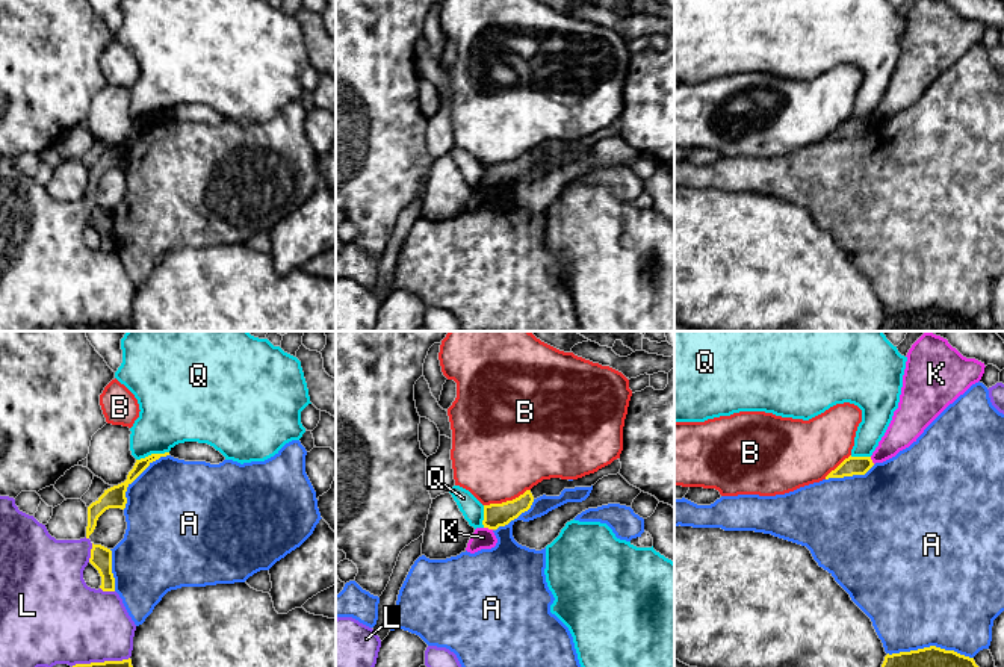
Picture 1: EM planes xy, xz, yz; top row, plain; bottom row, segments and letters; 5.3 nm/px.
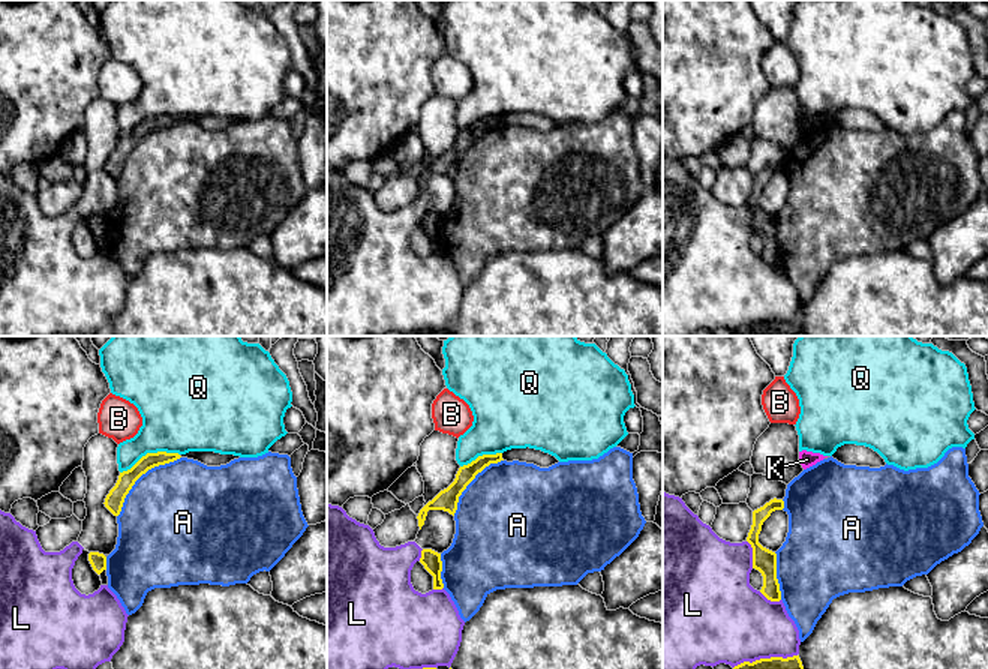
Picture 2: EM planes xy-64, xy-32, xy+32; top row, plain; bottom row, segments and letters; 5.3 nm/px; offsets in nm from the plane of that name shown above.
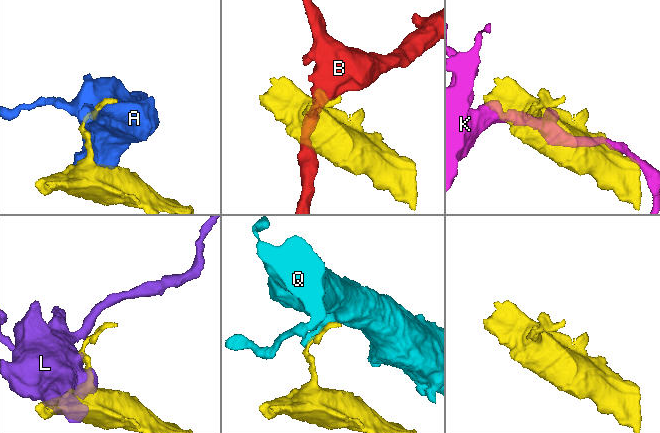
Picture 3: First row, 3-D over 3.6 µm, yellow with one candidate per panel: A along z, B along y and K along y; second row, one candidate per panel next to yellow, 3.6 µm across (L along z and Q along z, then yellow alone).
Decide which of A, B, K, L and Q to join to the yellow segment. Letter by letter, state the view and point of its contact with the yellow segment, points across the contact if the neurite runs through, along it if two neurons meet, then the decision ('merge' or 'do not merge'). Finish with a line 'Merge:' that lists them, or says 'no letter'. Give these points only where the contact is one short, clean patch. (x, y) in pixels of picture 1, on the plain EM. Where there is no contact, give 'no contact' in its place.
A: xy (136, 138) | do not merge
B: xz (507, 162) | along xz (529, 150), (511, 161), (484, 167) | do not merge
K: xz (489, 189) | along xz (484, 188), (492, 191) | do not merge
L: xy (91, 214) | do not merge
Q: xy (151, 115) | do not merge
Merge: no letter

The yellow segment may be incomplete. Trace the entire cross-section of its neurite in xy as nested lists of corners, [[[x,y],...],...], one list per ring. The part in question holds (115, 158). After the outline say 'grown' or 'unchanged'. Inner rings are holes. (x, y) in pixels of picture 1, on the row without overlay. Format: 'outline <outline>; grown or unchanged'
outline [[[169,113],[165,115],[151,115],[145,119],[136,121],[133,130],[129,133],[127,141],[118,147],[113,147],[88,168],[88,188],[86,188],[86,200],[94,194],[97,188],[98,178],[109,169],[126,169],[127,159],[126,153],[127,148],[156,121],[160,118],[166,118]]]; unchanged

